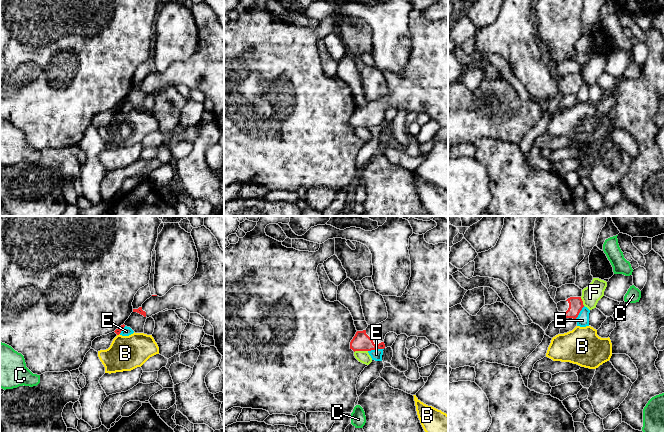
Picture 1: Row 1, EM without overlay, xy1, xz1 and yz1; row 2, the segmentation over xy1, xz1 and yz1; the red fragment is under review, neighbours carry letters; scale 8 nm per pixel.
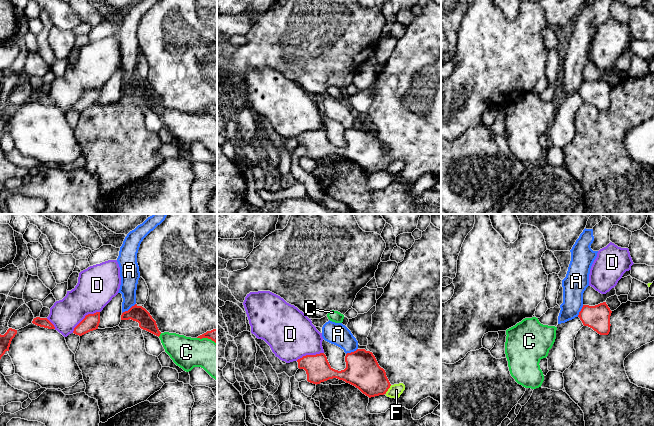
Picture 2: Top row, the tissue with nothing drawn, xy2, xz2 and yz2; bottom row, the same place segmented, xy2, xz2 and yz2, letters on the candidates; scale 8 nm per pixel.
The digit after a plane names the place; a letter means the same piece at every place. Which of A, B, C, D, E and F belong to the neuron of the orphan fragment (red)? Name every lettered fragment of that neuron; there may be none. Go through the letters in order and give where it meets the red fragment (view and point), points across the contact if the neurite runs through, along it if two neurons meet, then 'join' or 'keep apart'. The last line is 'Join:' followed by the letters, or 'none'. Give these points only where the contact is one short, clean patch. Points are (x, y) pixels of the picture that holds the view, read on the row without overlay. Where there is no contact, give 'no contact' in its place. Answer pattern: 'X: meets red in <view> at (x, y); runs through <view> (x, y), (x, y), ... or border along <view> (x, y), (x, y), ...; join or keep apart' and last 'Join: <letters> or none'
A: meets red in xy2 at (129, 85); border along xy2 (135, 79), (122, 89); keep apart
B: meets red in xy1 at (118, 110); border along xy1 (119, 109), (117, 111); keep apart
C: meets red in xy2 at (207, 113); keep apart
D: meets red in xy2 at (85, 93); keep apart
E: meets red in xz1 at (375, 124); border along xz1 (383, 124), (375, 124), (368, 127); keep apart
F: meets red in xz1 at (360, 126); keep apart
Join: none

